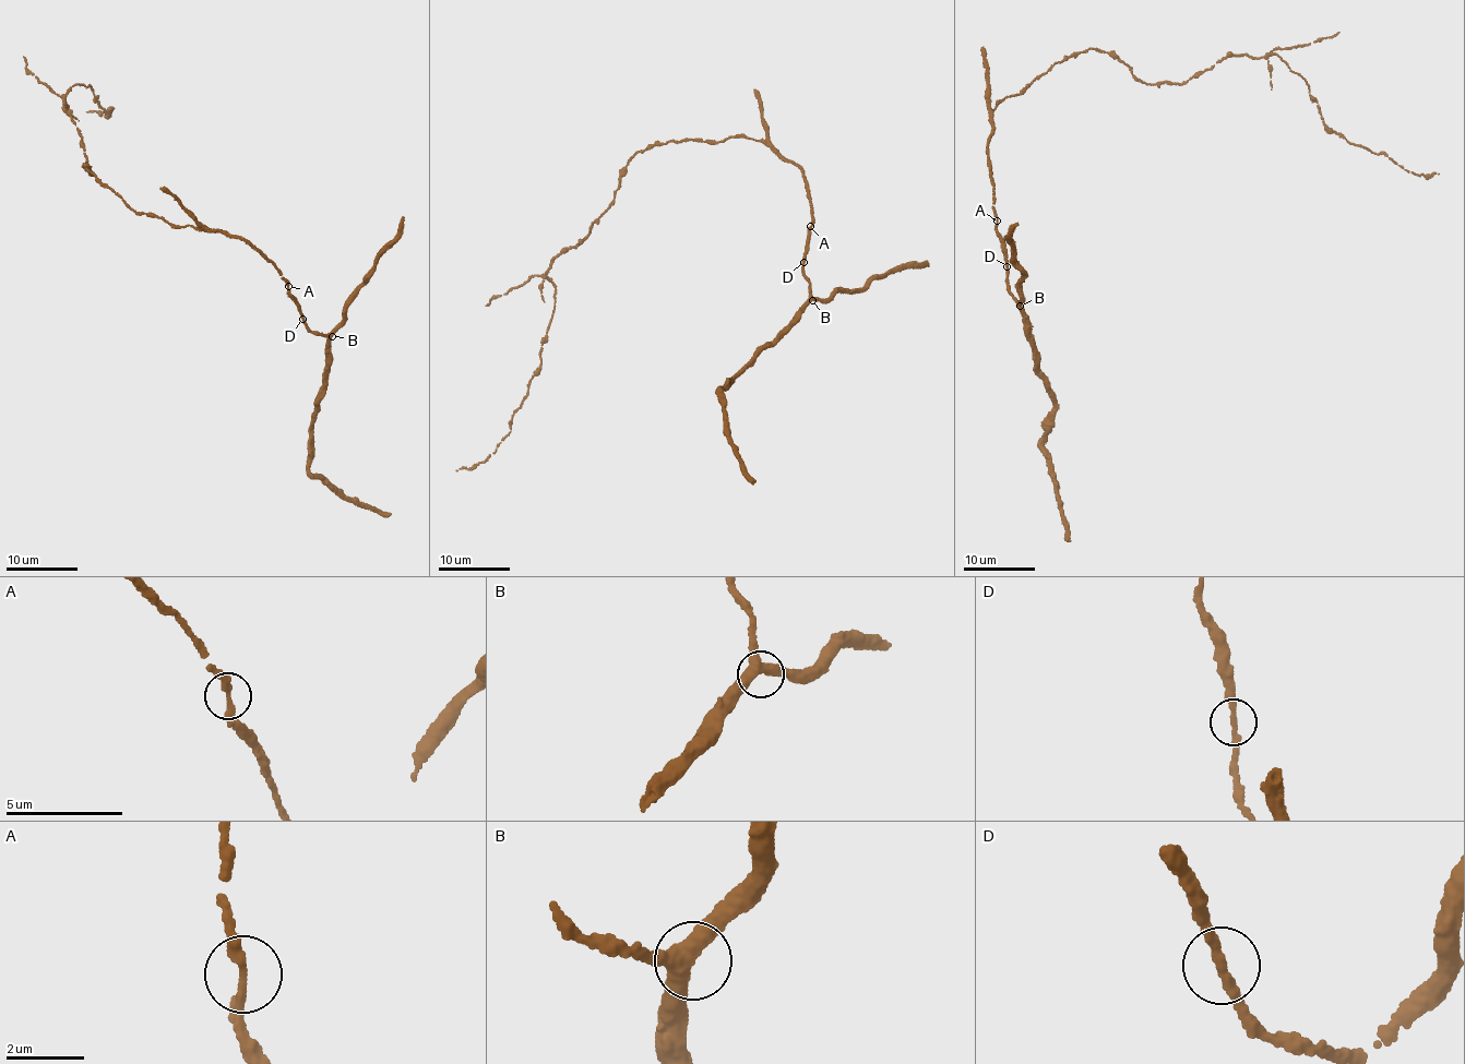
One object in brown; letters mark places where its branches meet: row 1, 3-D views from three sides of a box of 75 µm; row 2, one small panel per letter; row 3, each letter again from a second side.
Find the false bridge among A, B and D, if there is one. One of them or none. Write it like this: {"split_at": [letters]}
{"split_at": []}

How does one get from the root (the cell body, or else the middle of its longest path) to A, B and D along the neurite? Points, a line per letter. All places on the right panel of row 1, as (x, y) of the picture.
A: (1020, 94), (1004, 98), (989, 116), (992, 129), (986, 150), (995, 186), (992, 208), (998, 220)
B: (1020, 94), (1004, 98), (989, 116), (992, 129), (986, 150), (1007, 279), (1020, 306)
D: (1020, 94), (1004, 98), (989, 116), (992, 129), (986, 150), (995, 186), (992, 208), (1007, 266)

